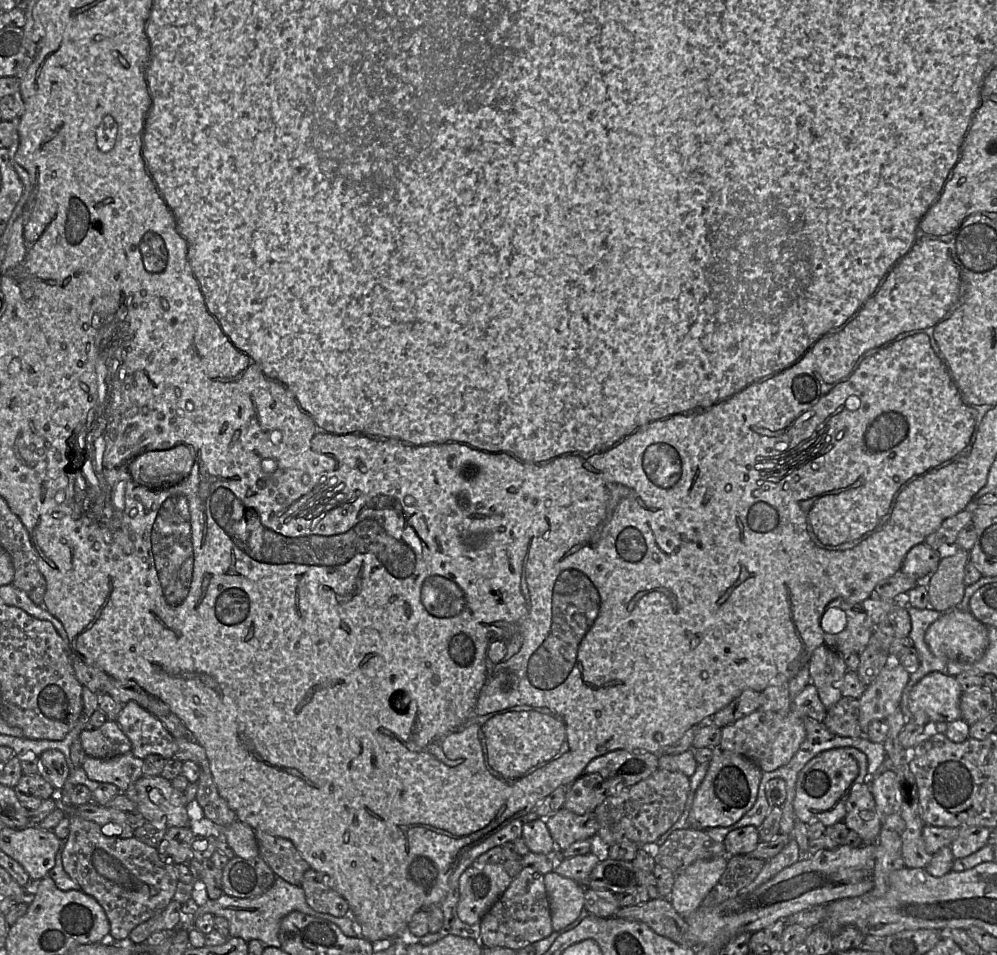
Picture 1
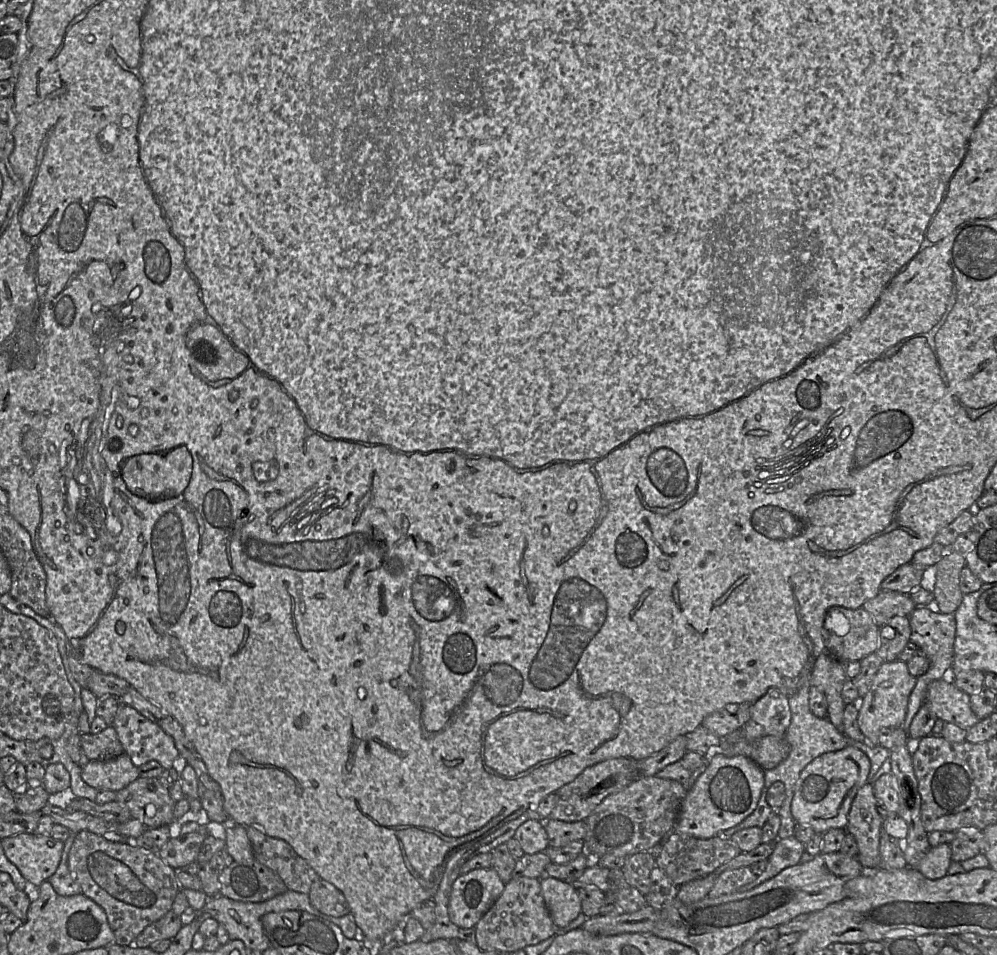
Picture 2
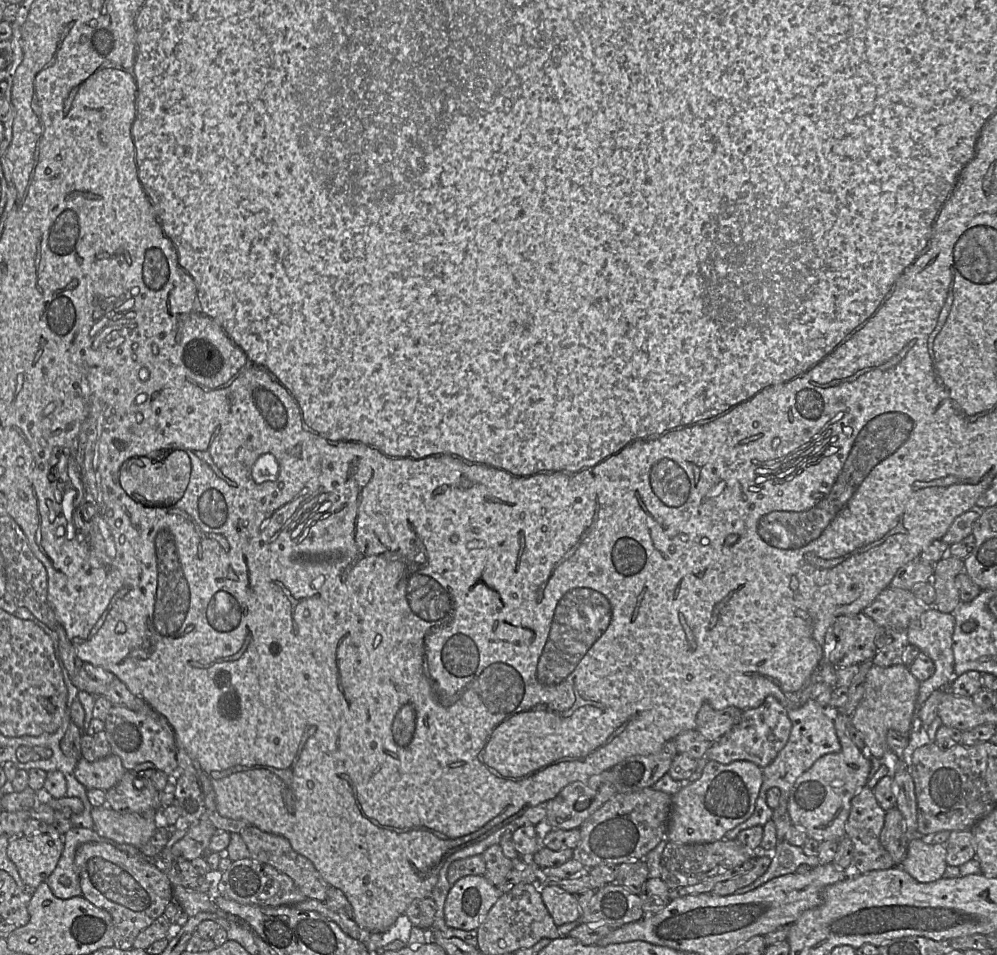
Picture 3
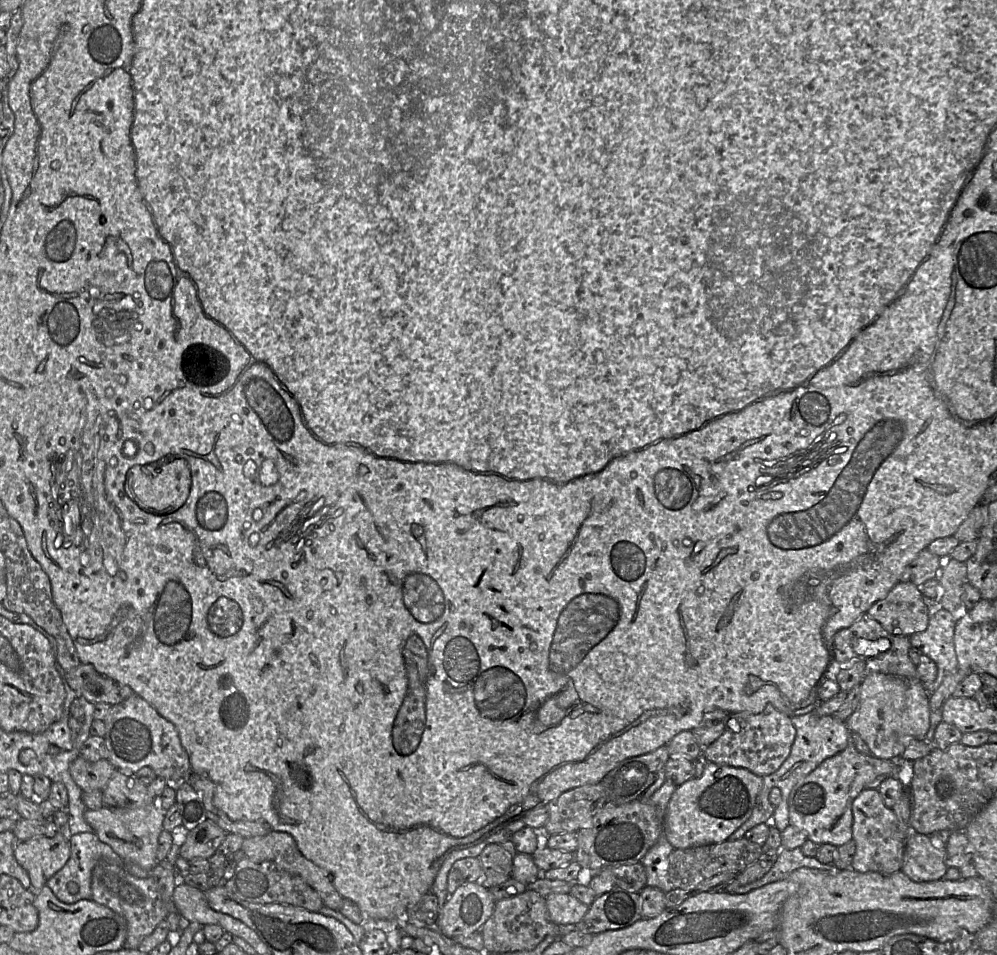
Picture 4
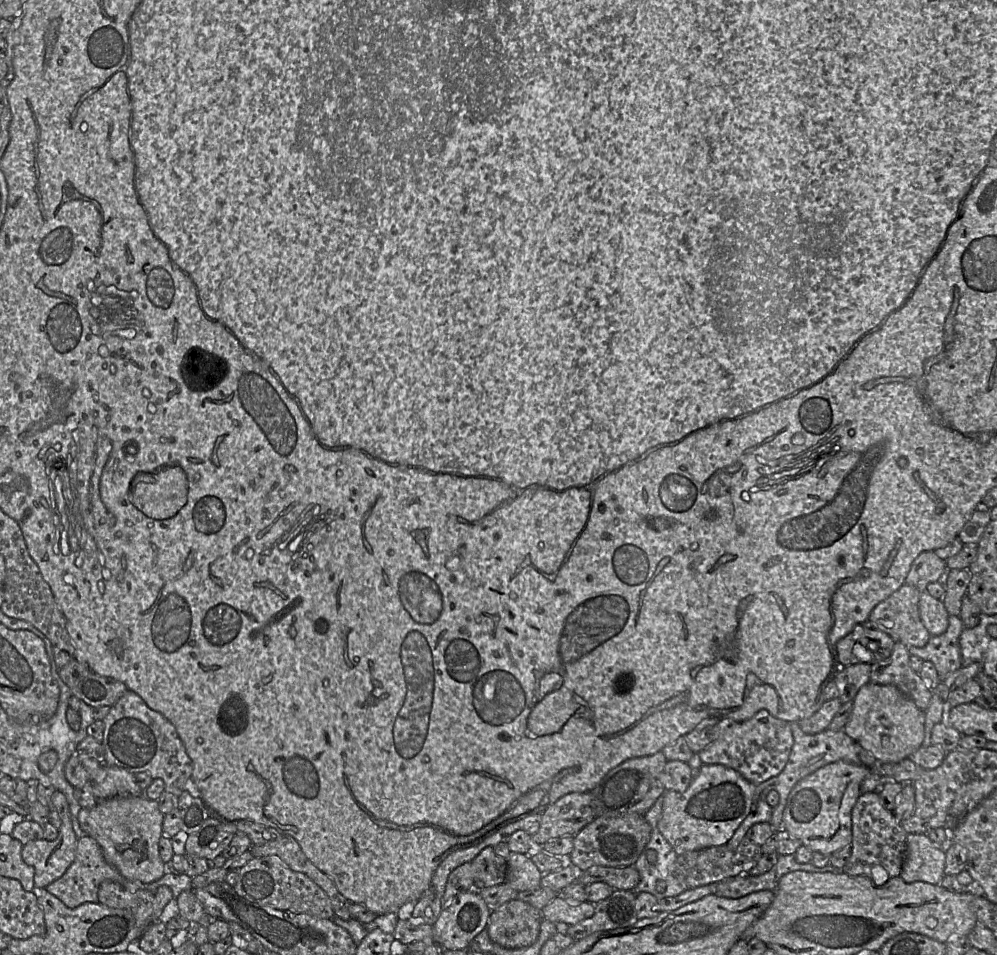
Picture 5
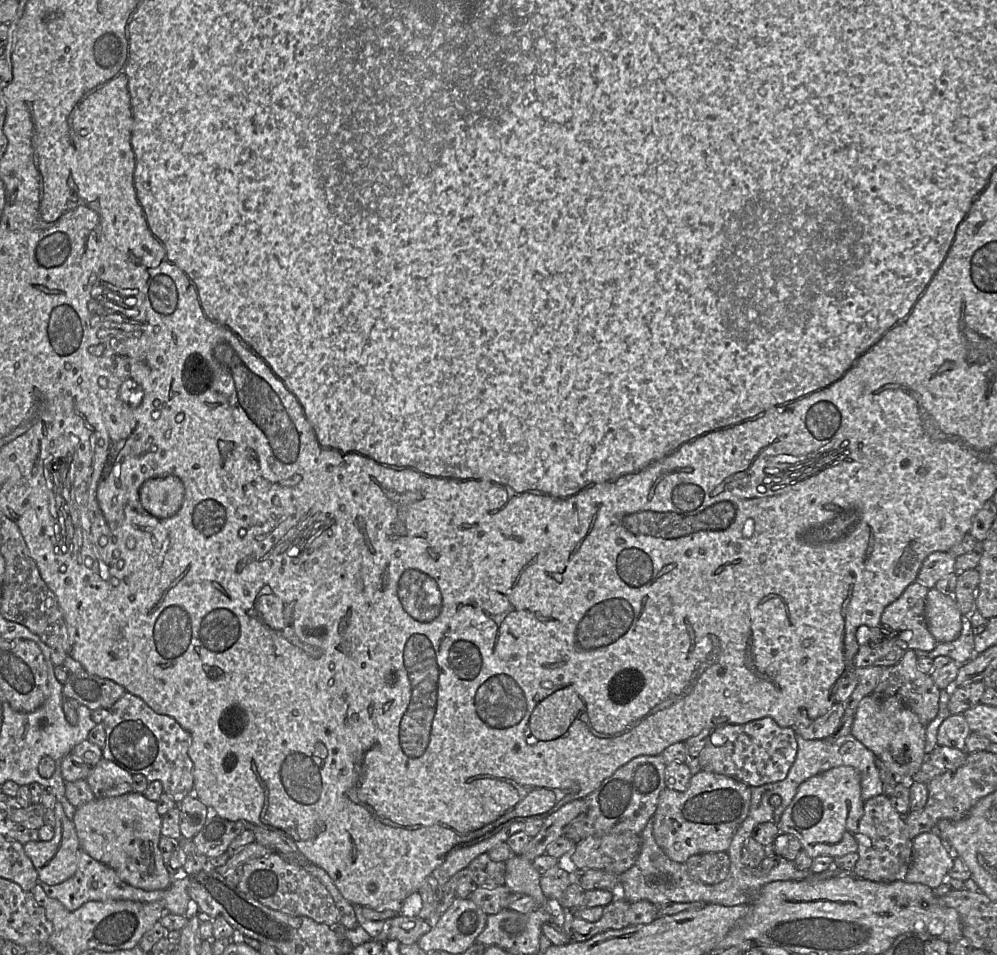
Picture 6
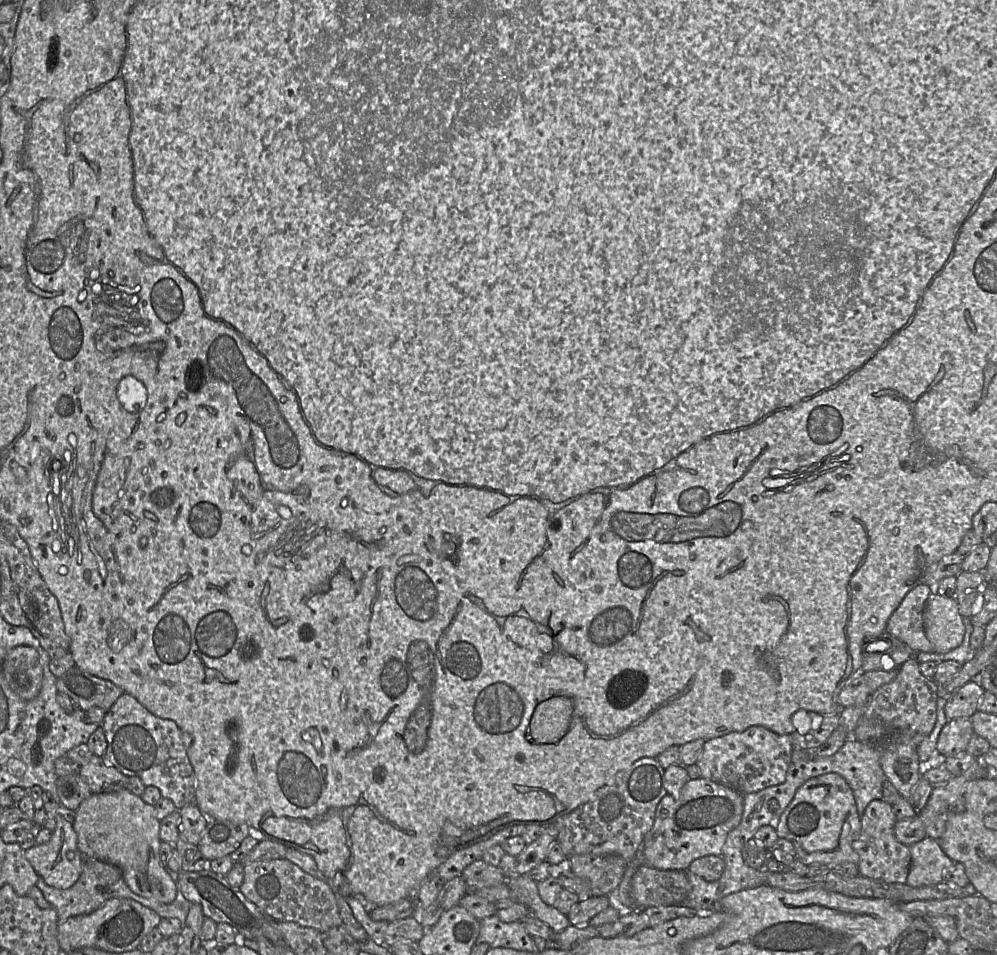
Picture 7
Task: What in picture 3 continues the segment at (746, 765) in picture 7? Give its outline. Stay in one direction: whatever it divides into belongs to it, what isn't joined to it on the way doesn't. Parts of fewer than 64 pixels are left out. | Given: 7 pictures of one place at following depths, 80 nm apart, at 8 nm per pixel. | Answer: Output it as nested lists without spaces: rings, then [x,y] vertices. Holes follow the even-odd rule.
[[[769,695],[759,707],[743,710],[740,721],[720,739],[712,742],[705,756],[708,760],[715,760],[722,764],[746,760],[763,769],[776,758],[786,745],[791,728],[792,723],[787,709],[775,696]]]

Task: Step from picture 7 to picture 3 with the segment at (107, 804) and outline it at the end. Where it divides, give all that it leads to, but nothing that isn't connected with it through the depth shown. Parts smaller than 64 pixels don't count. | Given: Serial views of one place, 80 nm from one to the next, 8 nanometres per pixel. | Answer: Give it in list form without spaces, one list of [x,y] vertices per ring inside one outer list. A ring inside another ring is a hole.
[[[107,805],[93,807],[91,816],[93,829],[100,836],[137,848],[151,838],[157,829],[159,819],[144,818],[136,813],[118,812]]]

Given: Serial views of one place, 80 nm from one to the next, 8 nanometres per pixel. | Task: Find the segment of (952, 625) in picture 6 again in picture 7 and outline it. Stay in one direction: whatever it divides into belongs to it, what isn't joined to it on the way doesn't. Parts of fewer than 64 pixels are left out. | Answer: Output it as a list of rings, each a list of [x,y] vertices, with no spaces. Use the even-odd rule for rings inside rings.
[[[931,593],[924,608],[924,628],[933,652],[944,654],[959,647],[965,624],[956,598]]]

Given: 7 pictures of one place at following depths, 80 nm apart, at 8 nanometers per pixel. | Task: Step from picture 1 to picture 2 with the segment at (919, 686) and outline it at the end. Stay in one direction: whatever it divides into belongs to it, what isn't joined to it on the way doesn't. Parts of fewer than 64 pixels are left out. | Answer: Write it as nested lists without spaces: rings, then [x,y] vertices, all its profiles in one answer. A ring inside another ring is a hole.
[[[951,677],[928,685],[925,704],[938,719],[967,730],[980,721],[971,708],[970,695],[959,689]]]

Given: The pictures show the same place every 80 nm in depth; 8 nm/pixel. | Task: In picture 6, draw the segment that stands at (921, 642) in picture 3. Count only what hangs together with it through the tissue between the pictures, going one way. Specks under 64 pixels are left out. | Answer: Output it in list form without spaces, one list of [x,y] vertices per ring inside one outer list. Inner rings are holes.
[[[962,614],[962,631],[959,638],[951,642],[938,643],[930,651],[914,650],[916,655],[929,654],[929,658],[935,659],[939,656],[952,658],[958,664],[962,665],[970,661],[974,656],[974,635],[972,632],[971,622],[968,616]]]

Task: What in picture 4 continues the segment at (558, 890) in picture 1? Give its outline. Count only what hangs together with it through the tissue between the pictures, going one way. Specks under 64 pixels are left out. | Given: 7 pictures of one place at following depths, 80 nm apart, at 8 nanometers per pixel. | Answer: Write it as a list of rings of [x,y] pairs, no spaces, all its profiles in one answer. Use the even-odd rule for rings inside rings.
[[[552,893],[546,899],[549,918],[557,925],[576,924],[587,913],[589,906],[570,893]]]

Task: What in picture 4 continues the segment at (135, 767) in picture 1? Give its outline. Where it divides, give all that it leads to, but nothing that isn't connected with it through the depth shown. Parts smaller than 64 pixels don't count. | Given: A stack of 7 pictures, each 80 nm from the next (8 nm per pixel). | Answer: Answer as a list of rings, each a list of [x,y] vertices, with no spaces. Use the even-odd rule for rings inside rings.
[[[80,755],[69,767],[72,779],[83,791],[102,791],[115,770],[116,768],[107,759],[89,762]]]

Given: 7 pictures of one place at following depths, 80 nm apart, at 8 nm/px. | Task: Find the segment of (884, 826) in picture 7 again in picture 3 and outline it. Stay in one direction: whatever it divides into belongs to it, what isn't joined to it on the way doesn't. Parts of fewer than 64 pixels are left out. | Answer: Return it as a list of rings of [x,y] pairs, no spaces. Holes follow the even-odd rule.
[[[867,785],[855,795],[851,802],[851,810],[846,823],[846,836],[854,844],[854,857],[851,863],[858,873],[866,873],[873,870],[885,870],[895,866],[889,852],[880,842],[880,834],[884,826],[886,811],[878,803],[873,789]]]

